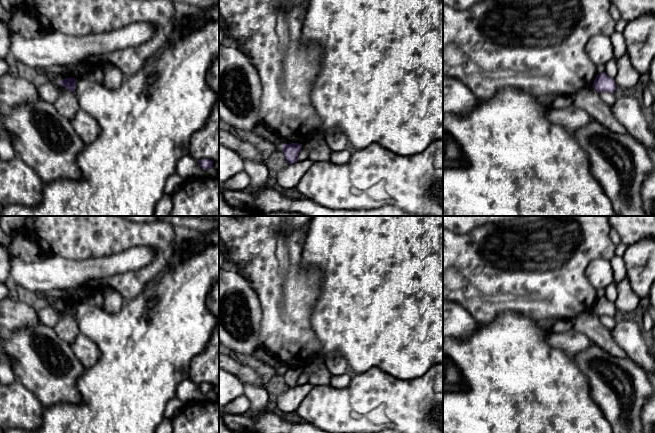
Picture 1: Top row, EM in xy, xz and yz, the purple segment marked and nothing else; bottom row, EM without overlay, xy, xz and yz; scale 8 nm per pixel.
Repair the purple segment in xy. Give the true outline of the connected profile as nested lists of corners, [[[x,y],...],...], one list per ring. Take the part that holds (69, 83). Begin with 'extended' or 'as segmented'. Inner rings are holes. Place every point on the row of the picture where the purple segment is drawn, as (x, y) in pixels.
as segmented; [[[65,78],[60,81],[60,85],[65,87],[68,90],[75,91],[76,89],[76,79],[75,78]]]

